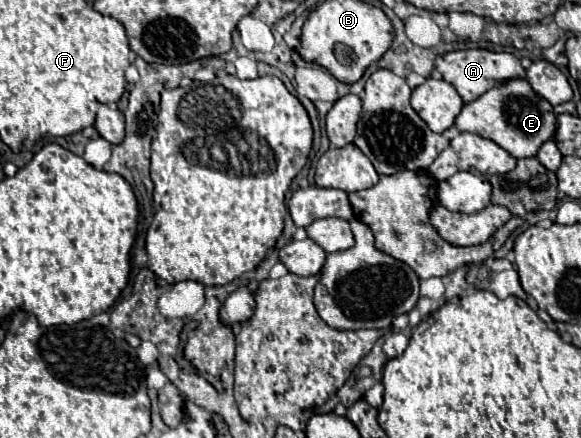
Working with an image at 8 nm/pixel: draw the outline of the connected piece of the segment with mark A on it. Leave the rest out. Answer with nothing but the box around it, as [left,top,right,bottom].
[435,49,525,101]

